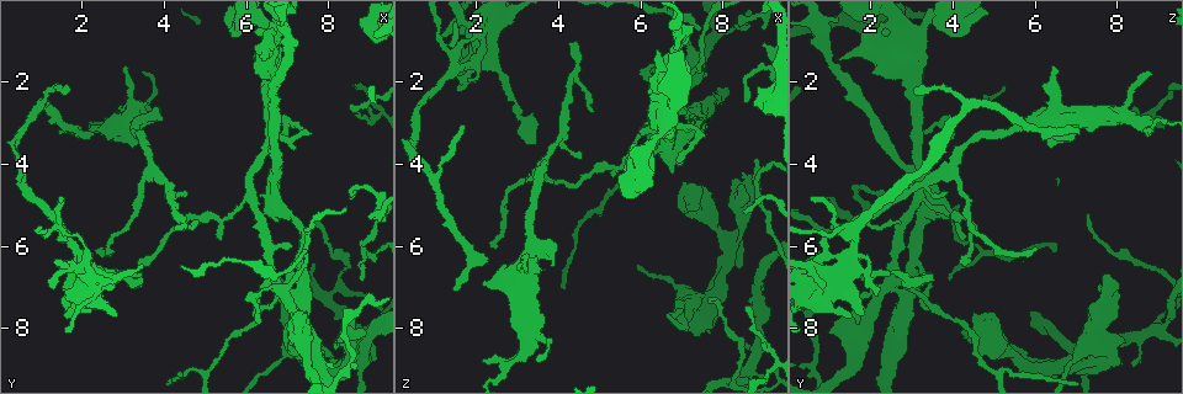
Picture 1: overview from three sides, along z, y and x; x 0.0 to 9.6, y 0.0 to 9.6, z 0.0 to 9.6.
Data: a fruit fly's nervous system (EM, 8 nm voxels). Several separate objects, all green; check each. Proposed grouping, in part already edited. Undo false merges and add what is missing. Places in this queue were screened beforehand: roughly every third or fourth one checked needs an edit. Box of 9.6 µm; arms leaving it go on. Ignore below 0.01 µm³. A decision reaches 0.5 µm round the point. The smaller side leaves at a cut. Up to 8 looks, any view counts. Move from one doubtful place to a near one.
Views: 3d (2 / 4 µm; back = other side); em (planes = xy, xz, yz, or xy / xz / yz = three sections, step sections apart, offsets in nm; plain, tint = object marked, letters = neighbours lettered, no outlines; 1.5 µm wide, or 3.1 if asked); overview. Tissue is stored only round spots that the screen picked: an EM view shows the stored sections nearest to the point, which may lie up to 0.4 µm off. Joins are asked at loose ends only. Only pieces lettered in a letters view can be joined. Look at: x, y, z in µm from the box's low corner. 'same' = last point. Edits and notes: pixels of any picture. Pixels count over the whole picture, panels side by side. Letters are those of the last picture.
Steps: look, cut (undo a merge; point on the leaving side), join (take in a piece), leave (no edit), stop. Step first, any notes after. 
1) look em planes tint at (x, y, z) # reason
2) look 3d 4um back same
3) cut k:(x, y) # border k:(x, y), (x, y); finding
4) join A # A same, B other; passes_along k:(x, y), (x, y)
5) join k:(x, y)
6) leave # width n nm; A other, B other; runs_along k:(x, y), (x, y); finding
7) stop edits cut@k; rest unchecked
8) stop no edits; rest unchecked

look 3d 2um at (8.10, 8.95, 6.40) # sudden change in width

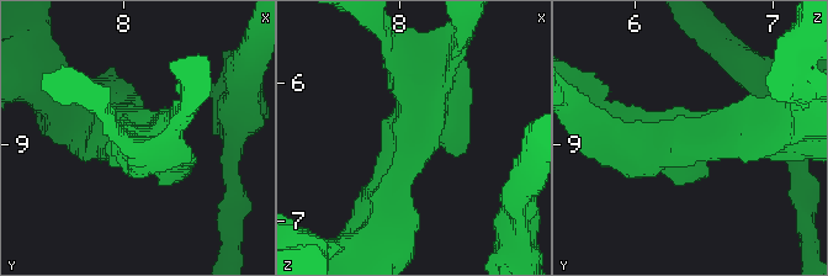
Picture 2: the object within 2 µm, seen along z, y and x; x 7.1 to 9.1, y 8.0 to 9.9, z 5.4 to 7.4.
look em yz step 8 tint at (8.04, 8.94, 6.36)

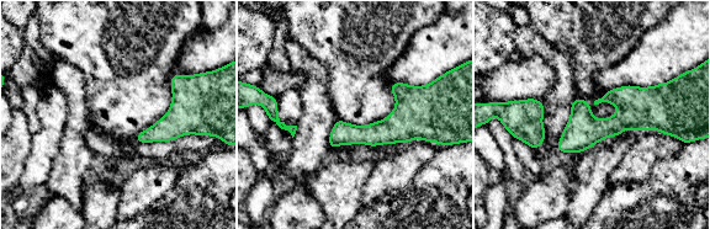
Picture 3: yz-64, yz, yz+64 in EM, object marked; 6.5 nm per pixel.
look em planes letters same

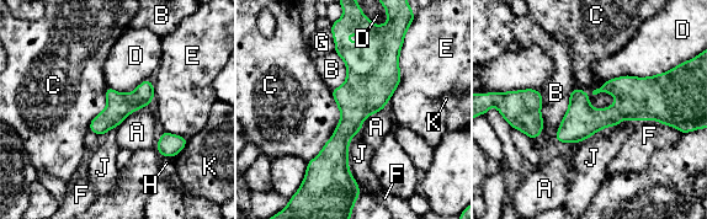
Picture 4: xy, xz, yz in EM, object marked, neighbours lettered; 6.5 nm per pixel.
leave # width 160 nm; A other, B other, C other, D other, E other, F other, G other, H other, J other, K other; runs_along 4:(347, 25), (340, 171); all the same cell

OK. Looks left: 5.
look em planes letters at (4.50, 4.70, 3.90) # tapers out

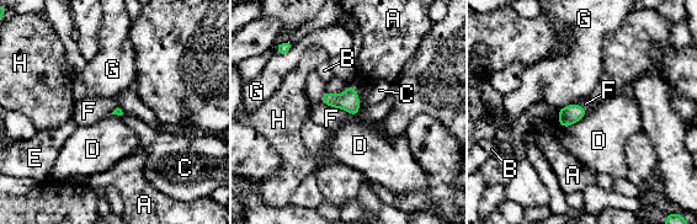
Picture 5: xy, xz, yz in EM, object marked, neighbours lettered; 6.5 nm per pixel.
leave # longest_contact F 220 nm; A other, B other, C other, D other, E other, F other, G other, H other; border 5:(588, 113), (563, 128); none of them fits

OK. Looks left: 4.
look em xy step 8 letters at (1.45, 3.30, 7.05) # thin end

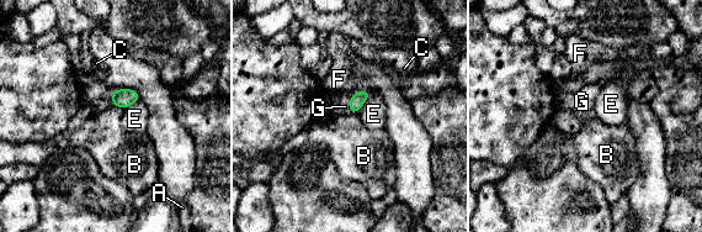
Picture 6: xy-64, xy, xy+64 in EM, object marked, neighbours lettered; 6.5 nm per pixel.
join G # A other, B other, C other, E other, F other, G same; passes_along 6:(357, 99), (352, 94), (341, 99); the cell continues

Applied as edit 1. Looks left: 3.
stop edits join@6; rest unchecked

